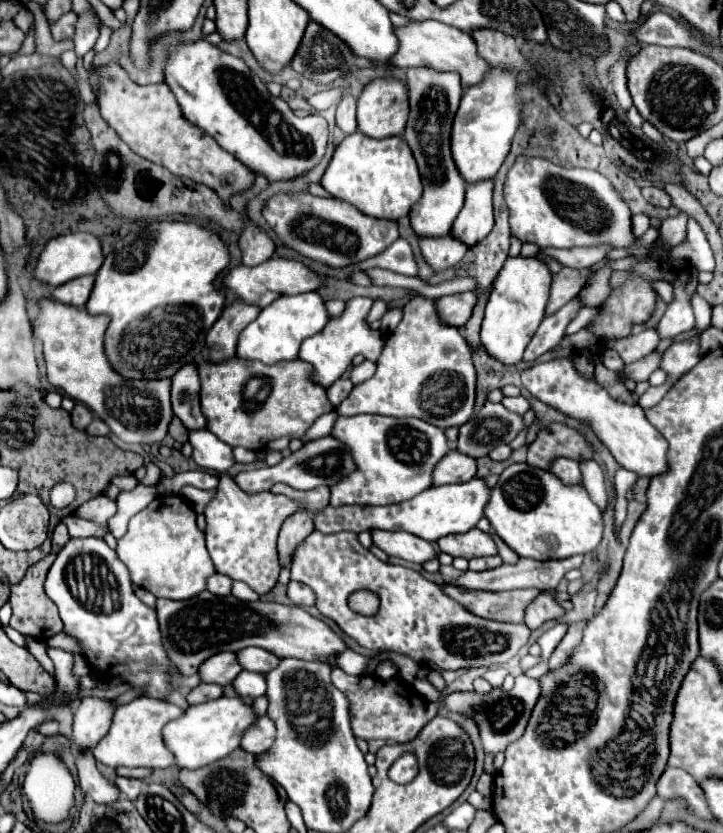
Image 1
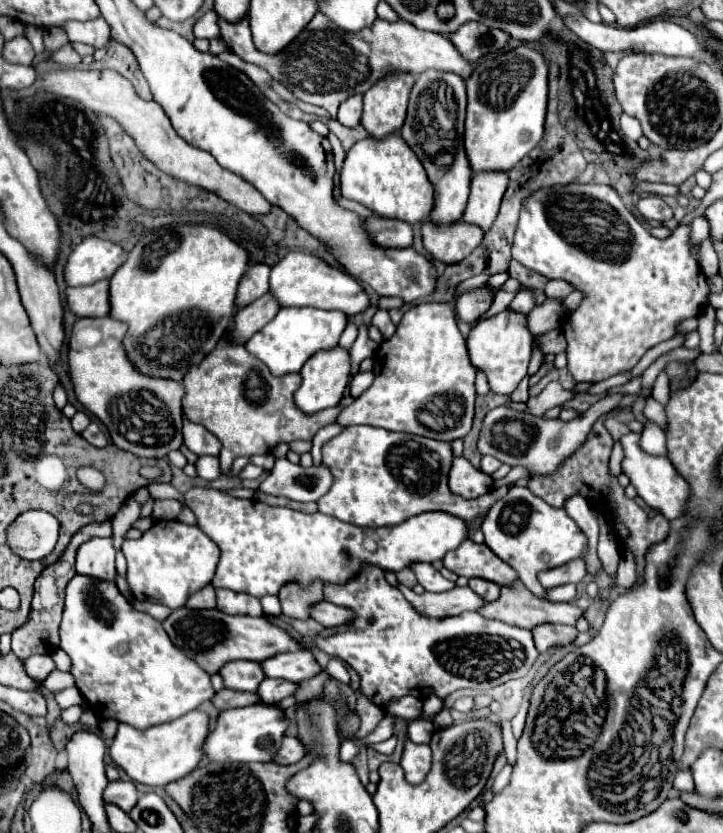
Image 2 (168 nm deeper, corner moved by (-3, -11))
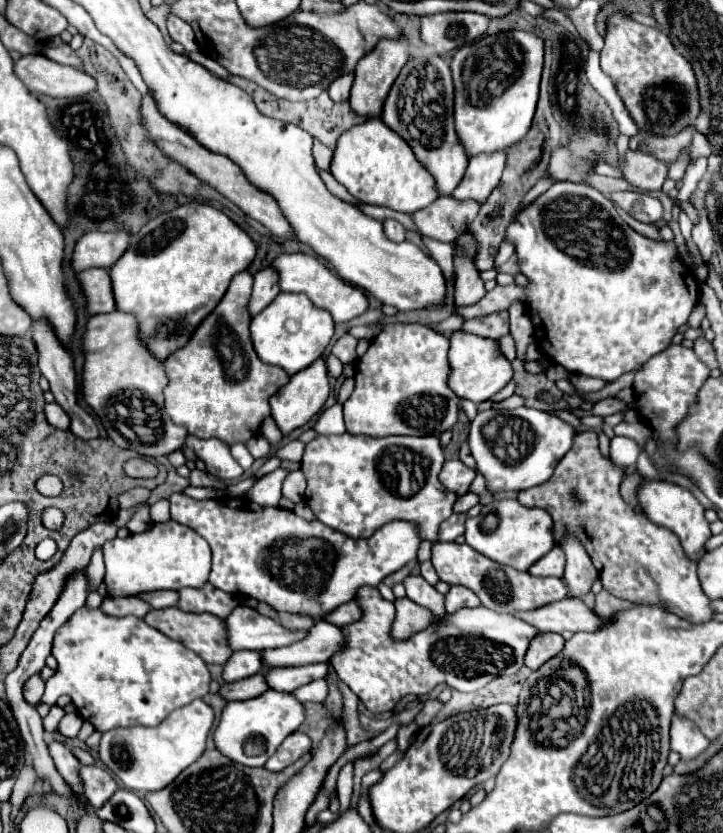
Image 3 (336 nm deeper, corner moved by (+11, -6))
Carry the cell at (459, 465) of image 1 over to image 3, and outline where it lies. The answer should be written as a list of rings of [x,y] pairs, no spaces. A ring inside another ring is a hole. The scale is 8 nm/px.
[[[449,460],[443,464],[439,480],[447,490],[455,492],[457,496],[463,496],[469,490],[475,476],[477,476],[477,472],[469,466],[465,466],[461,460]]]

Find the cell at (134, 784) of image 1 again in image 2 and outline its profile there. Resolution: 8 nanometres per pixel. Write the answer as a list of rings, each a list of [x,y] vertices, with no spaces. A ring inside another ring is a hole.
[[[113,781],[107,785],[103,797],[107,803],[115,803],[117,807],[121,807],[123,811],[129,813],[131,807],[135,807],[135,803],[137,803],[139,793],[137,793],[135,783],[131,783],[131,781]]]

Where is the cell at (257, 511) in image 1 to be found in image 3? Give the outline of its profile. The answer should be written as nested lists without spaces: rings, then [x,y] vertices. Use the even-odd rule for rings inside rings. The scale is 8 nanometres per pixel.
[[[173,494],[171,502],[171,518],[183,526],[189,526],[199,536],[207,540],[213,552],[213,568],[209,574],[209,582],[233,596],[255,598],[257,602],[269,604],[277,612],[289,614],[305,614],[313,620],[321,620],[331,614],[337,606],[351,602],[357,596],[361,586],[379,586],[383,578],[403,568],[407,562],[417,558],[417,548],[421,544],[417,536],[417,526],[409,522],[389,522],[379,528],[369,540],[353,540],[341,532],[327,528],[321,522],[307,522],[297,516],[297,524],[285,516],[281,508],[259,508],[247,504],[235,504],[239,500],[231,498],[211,498],[211,500],[193,500],[185,494]]]

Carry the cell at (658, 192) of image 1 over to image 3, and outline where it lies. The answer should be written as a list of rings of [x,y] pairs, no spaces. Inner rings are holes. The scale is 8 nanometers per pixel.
[[[611,192],[607,194],[613,204],[623,208],[629,216],[639,222],[659,222],[663,216],[661,202],[643,192]]]

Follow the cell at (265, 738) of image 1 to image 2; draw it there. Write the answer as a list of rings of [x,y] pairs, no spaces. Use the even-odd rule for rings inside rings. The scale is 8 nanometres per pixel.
[[[287,731],[279,751],[275,751],[275,763],[279,763],[279,765],[297,763],[305,753],[307,753],[305,747],[299,743],[299,739],[293,735],[293,731]]]

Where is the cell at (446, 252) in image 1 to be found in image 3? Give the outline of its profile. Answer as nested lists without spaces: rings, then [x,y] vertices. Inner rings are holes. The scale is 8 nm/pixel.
[[[439,196],[427,208],[413,214],[413,220],[423,236],[439,242],[453,242],[459,232],[469,228],[469,222],[479,212],[479,202],[457,202],[453,196]]]

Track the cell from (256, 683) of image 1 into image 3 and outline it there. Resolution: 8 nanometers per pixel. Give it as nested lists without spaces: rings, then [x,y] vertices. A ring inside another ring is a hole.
[[[305,664],[305,666],[291,666],[291,668],[277,668],[265,674],[269,688],[293,692],[299,686],[305,686],[317,678],[325,678],[329,664]]]

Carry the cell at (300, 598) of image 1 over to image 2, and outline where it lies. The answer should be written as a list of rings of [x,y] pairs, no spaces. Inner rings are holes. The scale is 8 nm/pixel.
[[[323,601],[323,603],[315,603],[315,607],[311,607],[311,619],[321,623],[323,627],[337,627],[337,625],[351,621],[353,613],[345,607],[335,607],[333,603]]]

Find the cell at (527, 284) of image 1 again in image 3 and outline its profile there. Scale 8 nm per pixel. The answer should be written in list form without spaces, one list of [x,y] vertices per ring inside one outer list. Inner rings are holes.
[[[463,332],[451,334],[451,350],[449,350],[449,378],[447,384],[457,394],[457,398],[471,400],[475,404],[489,400],[493,394],[497,394],[501,388],[505,388],[513,376],[509,360],[499,352],[497,342],[481,336],[471,336]]]

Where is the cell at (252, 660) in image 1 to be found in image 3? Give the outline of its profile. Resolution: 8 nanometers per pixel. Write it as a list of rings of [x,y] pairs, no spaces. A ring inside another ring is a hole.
[[[319,620],[303,638],[303,642],[295,642],[285,648],[265,650],[261,658],[269,666],[301,666],[301,664],[315,664],[315,662],[329,662],[333,654],[345,648],[345,636],[341,628],[333,626],[331,622]]]

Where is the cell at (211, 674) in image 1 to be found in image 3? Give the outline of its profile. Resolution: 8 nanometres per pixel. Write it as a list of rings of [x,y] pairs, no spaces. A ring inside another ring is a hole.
[[[239,650],[235,654],[231,654],[231,658],[225,664],[223,670],[223,680],[225,682],[237,682],[243,678],[249,678],[257,672],[261,672],[261,654],[253,652],[253,650]]]

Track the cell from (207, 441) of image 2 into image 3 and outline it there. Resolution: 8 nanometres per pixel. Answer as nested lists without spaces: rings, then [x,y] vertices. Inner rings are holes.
[[[187,438],[187,444],[205,464],[207,472],[221,480],[233,480],[243,476],[241,466],[233,460],[229,446],[225,446],[221,440],[199,440],[199,438]]]

